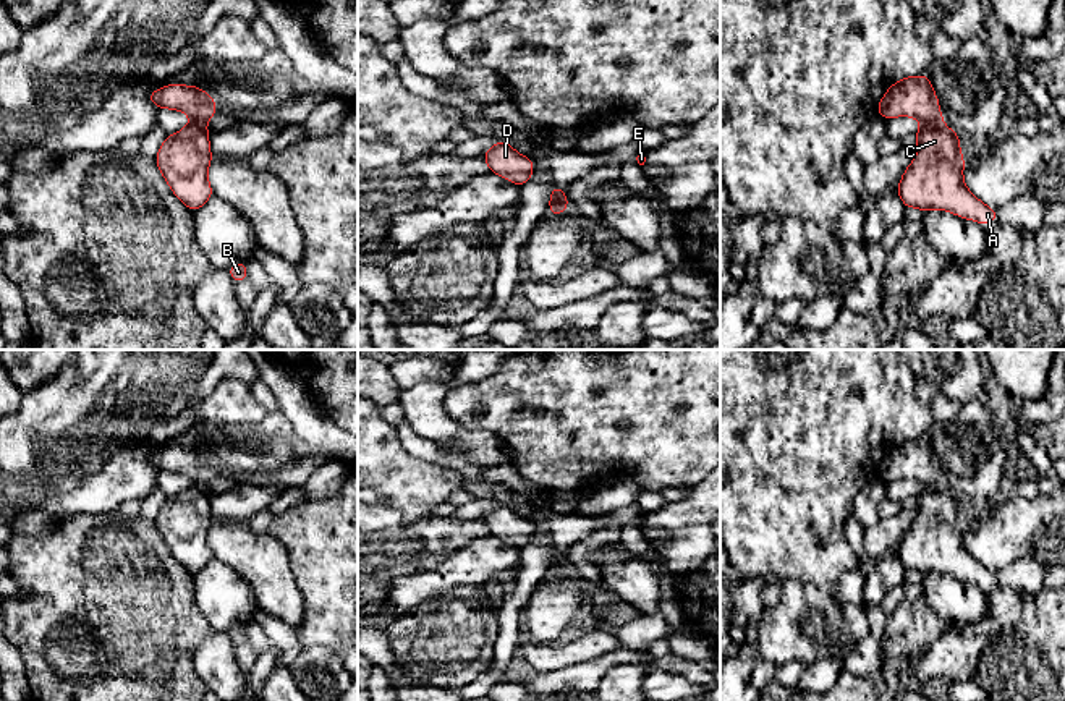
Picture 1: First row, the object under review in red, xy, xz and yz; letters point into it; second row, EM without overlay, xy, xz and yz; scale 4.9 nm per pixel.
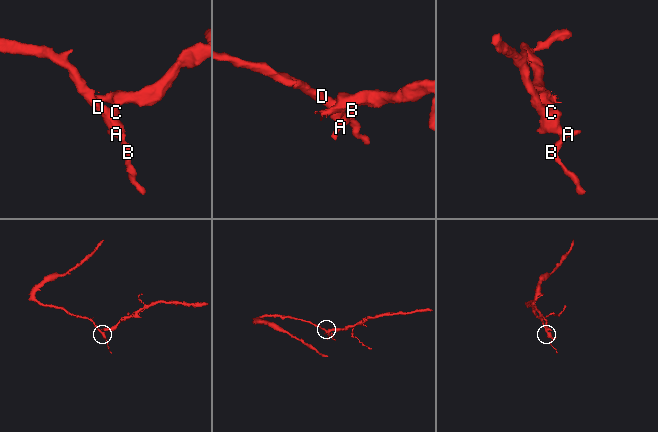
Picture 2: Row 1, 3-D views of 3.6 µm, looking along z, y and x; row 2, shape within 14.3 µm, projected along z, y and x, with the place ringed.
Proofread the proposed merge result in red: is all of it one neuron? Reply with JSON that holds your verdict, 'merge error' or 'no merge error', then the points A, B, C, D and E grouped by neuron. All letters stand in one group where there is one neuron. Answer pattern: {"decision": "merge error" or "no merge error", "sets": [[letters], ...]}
{"decision": "merge error", "sets": [["A", "B", "C", "D"], ["E"]]}

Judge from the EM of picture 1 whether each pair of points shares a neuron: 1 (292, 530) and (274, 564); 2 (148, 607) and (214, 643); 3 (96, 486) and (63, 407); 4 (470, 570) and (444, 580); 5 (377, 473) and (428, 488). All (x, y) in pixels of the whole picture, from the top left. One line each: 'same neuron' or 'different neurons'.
1: different neurons
2: different neurons
3: different neurons
4: same neuron
5: same neuron

